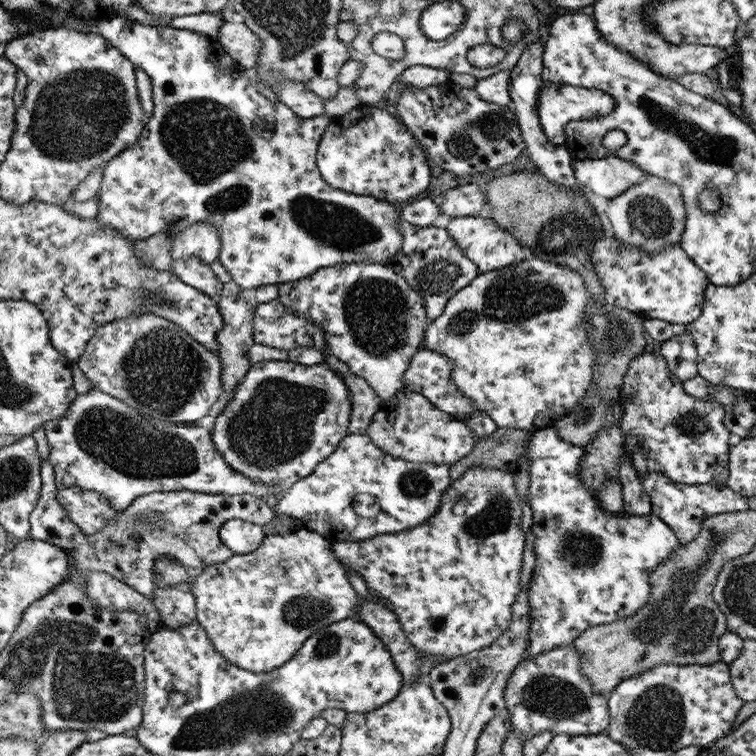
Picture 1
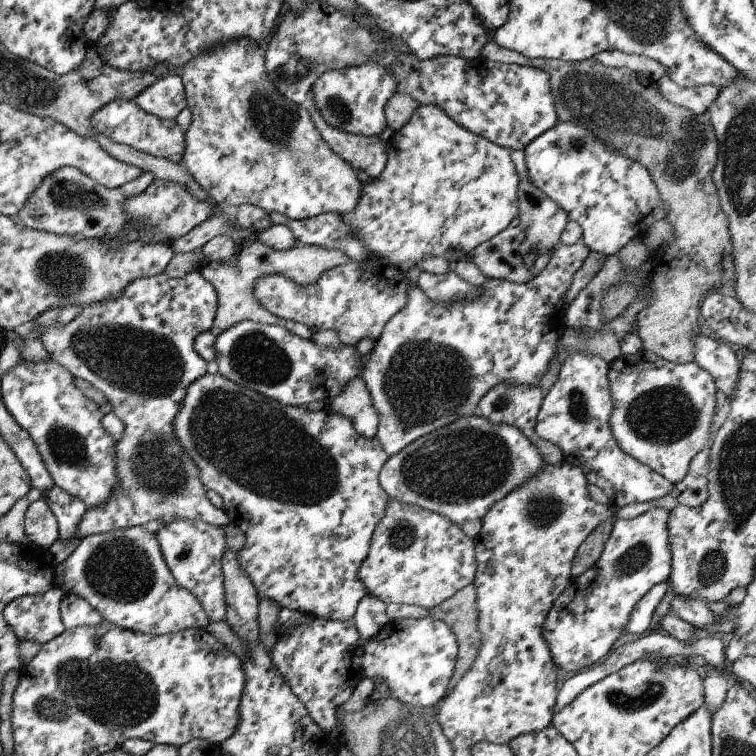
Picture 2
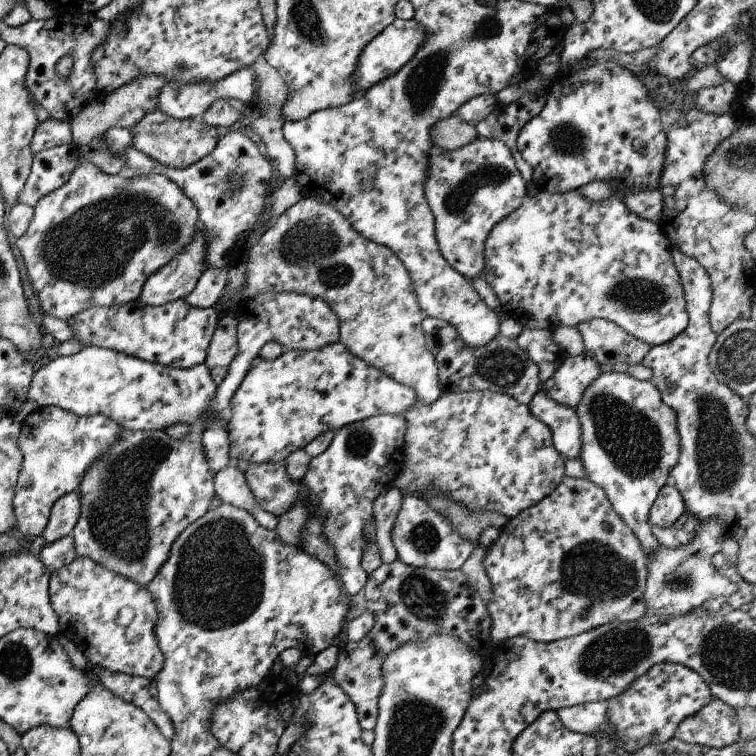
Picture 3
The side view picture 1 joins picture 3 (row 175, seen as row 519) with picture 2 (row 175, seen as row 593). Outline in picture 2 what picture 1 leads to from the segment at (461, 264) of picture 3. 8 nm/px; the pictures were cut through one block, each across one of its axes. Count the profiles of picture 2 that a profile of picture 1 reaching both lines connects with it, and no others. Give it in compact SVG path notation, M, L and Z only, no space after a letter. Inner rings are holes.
M418 105L411 118L391 134L385 145L387 158L383 172L371 182L363 183L355 208L341 215L341 220L363 242L365 250L377 254L380 260L393 265L417 263L440 253L463 257L481 242L505 230L507 224L518 217L519 178L510 159L510 150L467 132L447 118L438 106Z

